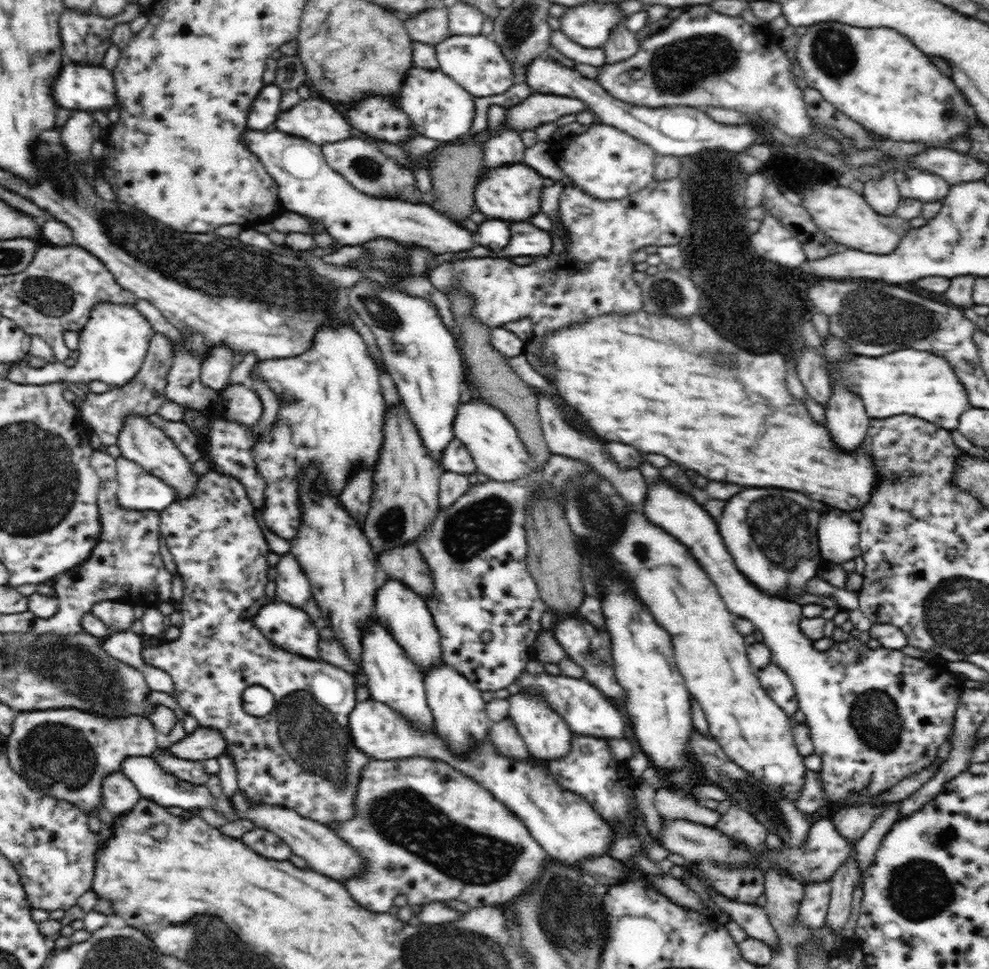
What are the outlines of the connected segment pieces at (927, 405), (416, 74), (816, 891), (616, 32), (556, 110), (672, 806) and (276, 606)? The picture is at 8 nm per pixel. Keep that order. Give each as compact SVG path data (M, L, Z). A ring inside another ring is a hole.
M896 350L892 354L877 357L854 355L849 361L835 367L824 358L823 366L828 375L835 370L835 376L841 380L841 384L861 398L869 418L890 418L898 414L910 414L950 431L958 428L960 415L969 404L967 392L962 388L962 383L958 382L950 363L941 356L925 350Z
M412 66L406 72L404 82L400 86L398 104L408 115L413 128L419 134L430 140L438 140L438 142L454 142L454 140L464 138L472 128L472 122L476 116L474 98L475 96L464 90L440 69L426 70Z
M808 882L803 886L804 898L800 902L796 919L800 924L818 931L826 920L831 886L828 882Z
M620 22L608 36L603 46L605 52L605 64L616 64L622 60L632 58L640 48L640 40L636 34L630 33Z
M534 92L506 111L503 126L521 133L524 130L536 130L542 124L554 123L565 114L575 115L586 110L589 108L577 98Z
M666 786L656 790L654 804L664 820L686 820L709 827L718 825L721 820L718 812L703 807L698 799L684 798Z
M273 600L253 616L256 628L286 652L309 659L319 658L319 629L303 608Z

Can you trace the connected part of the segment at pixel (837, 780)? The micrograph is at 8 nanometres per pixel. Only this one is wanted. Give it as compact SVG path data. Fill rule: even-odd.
M660 480L648 486L648 498L644 500L642 512L650 518L650 522L688 546L692 556L716 585L727 609L736 617L750 620L762 633L763 643L771 652L771 662L790 678L799 709L806 715L814 754L822 760L819 773L829 802L843 804L850 793L876 796L936 761L937 750L948 740L955 725L955 710L966 689L961 676L956 676L947 669L946 661L932 660L930 665L926 665L921 661L922 658L904 655L900 650L884 646L870 649L855 637L835 642L830 650L820 652L800 629L803 606L792 600L774 598L754 586L733 563L732 555L724 546L714 518L704 508L700 508L692 500L692 496L680 494L670 486L668 480Z

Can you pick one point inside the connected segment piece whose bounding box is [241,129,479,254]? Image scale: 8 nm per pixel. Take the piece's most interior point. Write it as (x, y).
(308, 186)

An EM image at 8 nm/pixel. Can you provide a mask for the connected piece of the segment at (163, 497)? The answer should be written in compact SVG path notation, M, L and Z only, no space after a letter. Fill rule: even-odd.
M122 456L116 459L118 506L128 510L160 512L176 498L175 490L149 474L136 462Z

